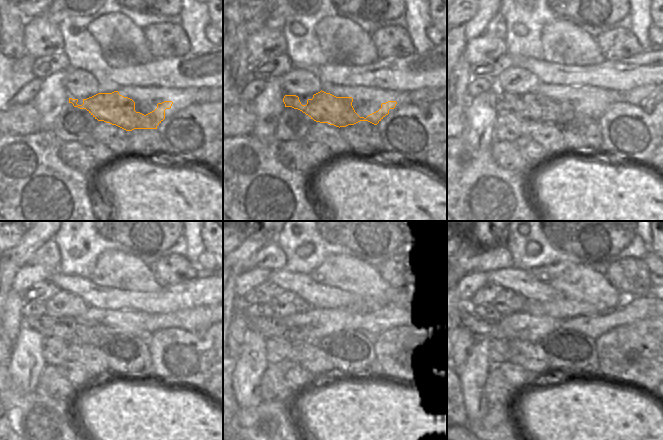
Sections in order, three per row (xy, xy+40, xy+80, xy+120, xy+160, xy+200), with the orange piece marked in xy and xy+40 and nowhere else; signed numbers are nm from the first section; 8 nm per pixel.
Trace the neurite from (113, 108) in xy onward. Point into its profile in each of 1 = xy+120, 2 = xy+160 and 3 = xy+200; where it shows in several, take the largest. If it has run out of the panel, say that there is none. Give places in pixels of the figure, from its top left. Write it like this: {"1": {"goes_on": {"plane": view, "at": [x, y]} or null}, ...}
{"1": {"goes_on": {"plane": "xy+120", "at": [47, 325]}}, "2": {"goes_on": {"plane": "xy+160", "at": [268, 327]}}, "3": {"goes_on": {"plane": "xy+200", "at": [479, 327]}}}

